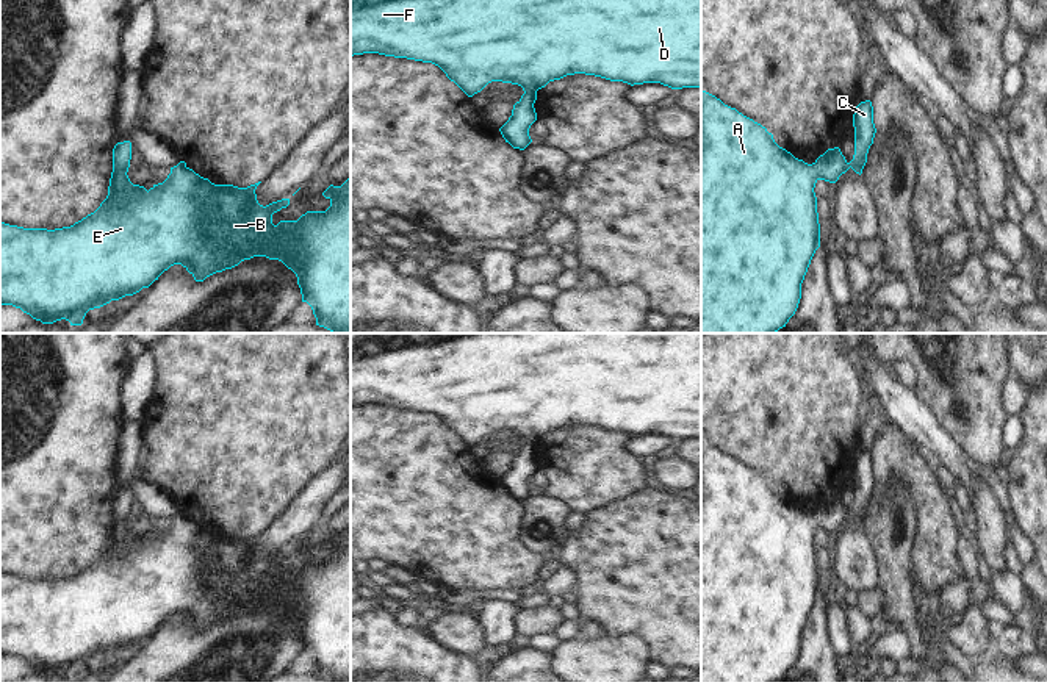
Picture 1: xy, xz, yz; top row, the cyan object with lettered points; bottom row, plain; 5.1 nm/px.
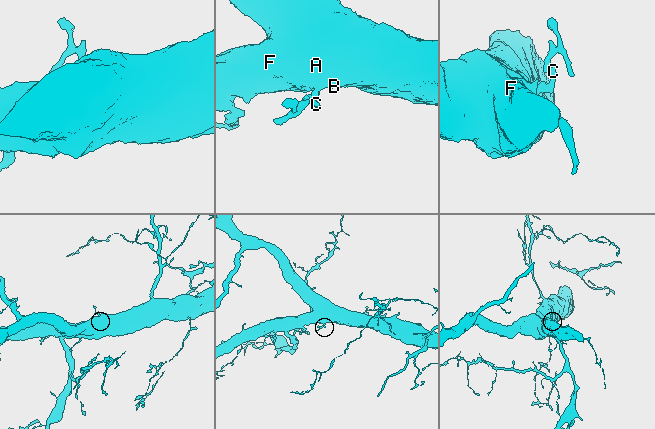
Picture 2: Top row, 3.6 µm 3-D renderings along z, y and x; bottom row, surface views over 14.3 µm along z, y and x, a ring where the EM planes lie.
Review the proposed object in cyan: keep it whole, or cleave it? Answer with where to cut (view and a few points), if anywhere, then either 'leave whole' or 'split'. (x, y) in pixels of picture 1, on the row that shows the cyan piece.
no cut; leave whole

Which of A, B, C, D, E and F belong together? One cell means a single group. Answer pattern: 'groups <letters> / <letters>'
groups A B C D E F

